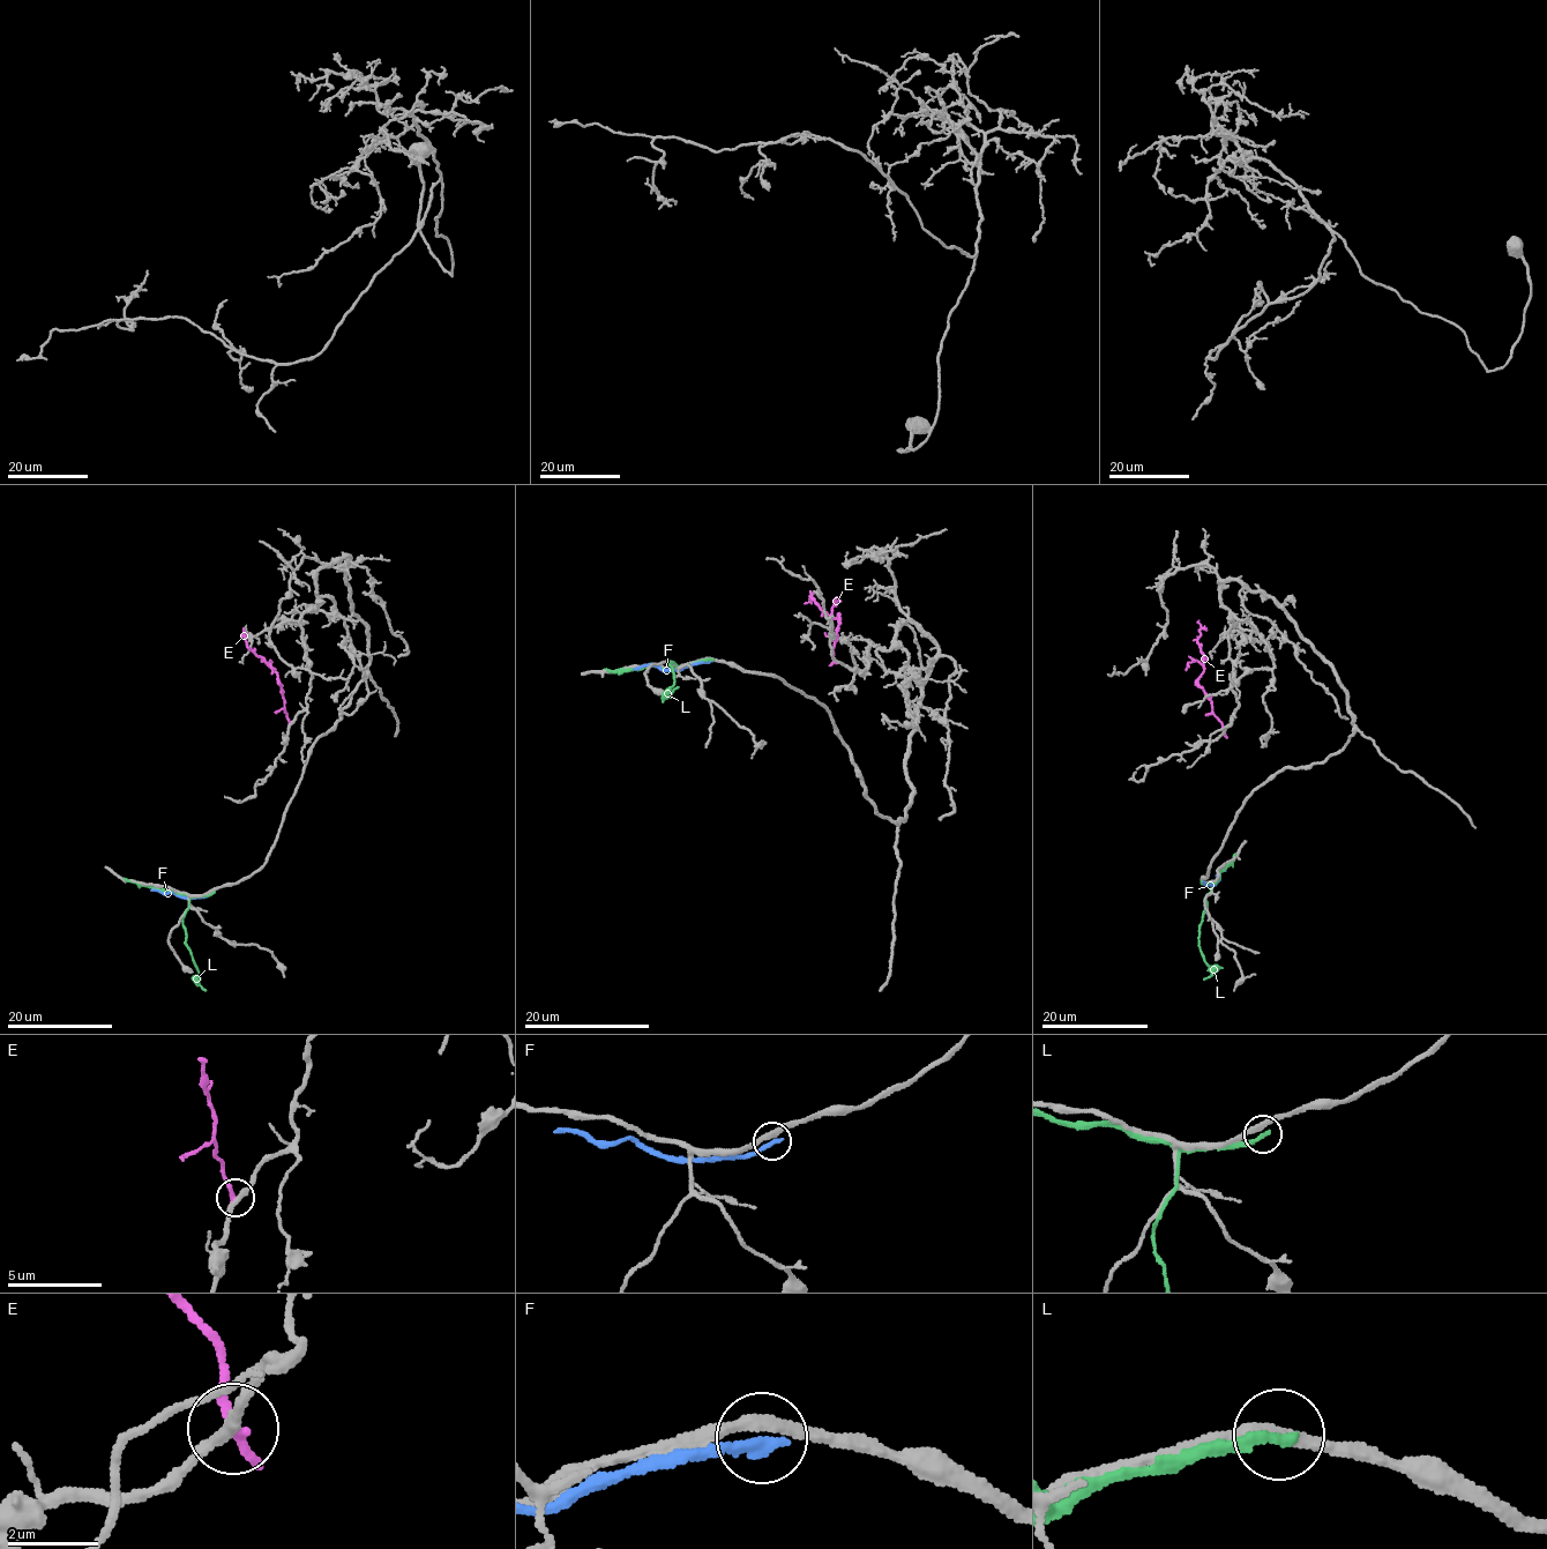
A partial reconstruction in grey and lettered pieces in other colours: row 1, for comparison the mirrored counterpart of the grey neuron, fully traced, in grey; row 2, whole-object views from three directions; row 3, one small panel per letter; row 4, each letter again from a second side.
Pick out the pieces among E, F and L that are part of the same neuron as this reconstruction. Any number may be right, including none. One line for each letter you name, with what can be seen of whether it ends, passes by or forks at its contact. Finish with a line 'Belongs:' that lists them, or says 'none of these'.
Belongs: none of these

